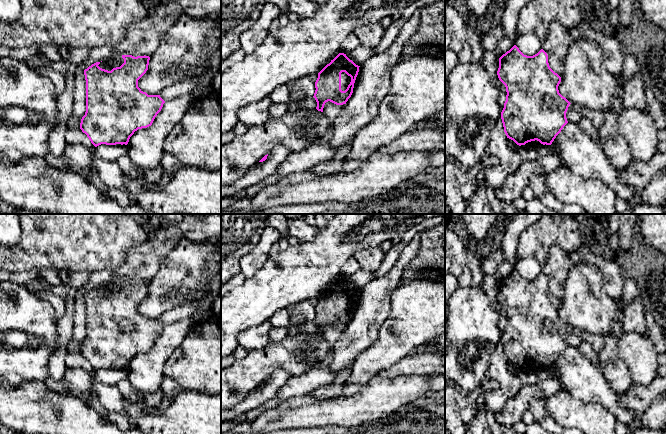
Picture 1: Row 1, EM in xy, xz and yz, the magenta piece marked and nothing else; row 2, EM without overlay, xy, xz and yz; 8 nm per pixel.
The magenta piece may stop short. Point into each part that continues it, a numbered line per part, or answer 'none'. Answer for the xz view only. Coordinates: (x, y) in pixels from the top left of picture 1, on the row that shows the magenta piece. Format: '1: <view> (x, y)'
1: xz (345, 79)

